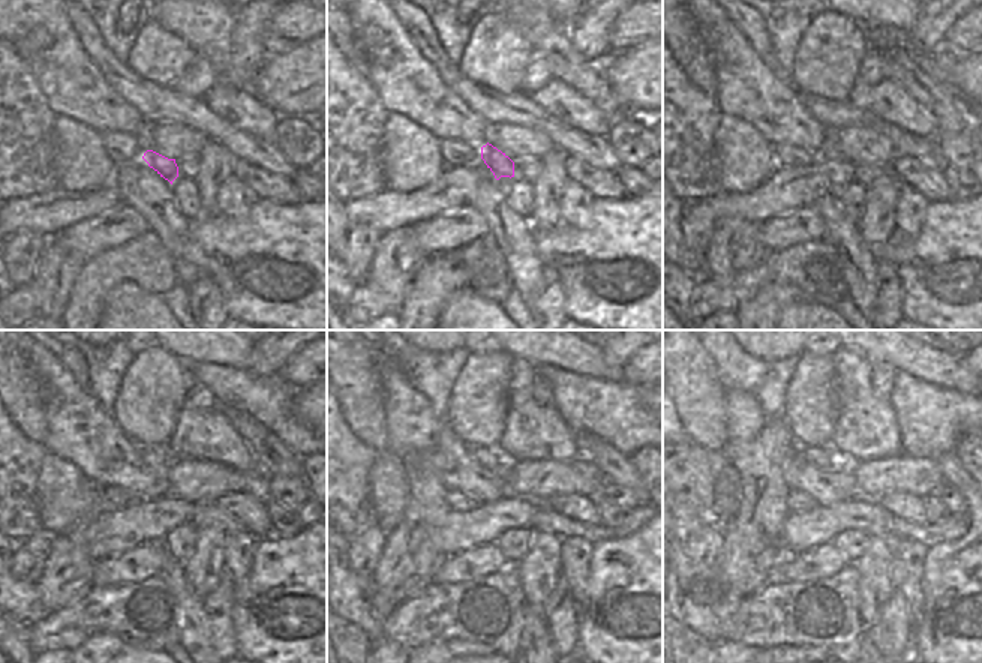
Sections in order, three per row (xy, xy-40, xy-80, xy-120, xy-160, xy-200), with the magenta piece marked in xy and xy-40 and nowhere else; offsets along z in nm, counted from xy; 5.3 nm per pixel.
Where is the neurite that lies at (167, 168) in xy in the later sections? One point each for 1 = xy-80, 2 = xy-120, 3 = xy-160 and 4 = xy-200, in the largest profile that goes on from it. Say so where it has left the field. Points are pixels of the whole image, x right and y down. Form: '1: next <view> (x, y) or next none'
1: next xy-80 (829, 150)
2: next xy-120 (156, 458)
3: next xy-160 (489, 458)
4: next xy-200 (823, 458)

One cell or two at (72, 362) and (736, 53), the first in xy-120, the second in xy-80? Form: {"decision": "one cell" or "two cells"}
{"decision": "two cells"}

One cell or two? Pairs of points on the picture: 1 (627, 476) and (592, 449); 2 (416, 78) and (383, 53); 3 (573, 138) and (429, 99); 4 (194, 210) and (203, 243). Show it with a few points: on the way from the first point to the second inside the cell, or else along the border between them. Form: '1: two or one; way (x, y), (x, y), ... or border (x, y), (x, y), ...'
1: one; way (618, 468), (601, 453)
2: one; way (408, 78), (390, 60)
3: two; border (449, 87), (490, 128)
4: two; border (201, 215), (192, 222)

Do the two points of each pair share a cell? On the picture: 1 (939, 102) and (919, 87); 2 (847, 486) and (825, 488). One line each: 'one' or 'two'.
1: one
2: one

